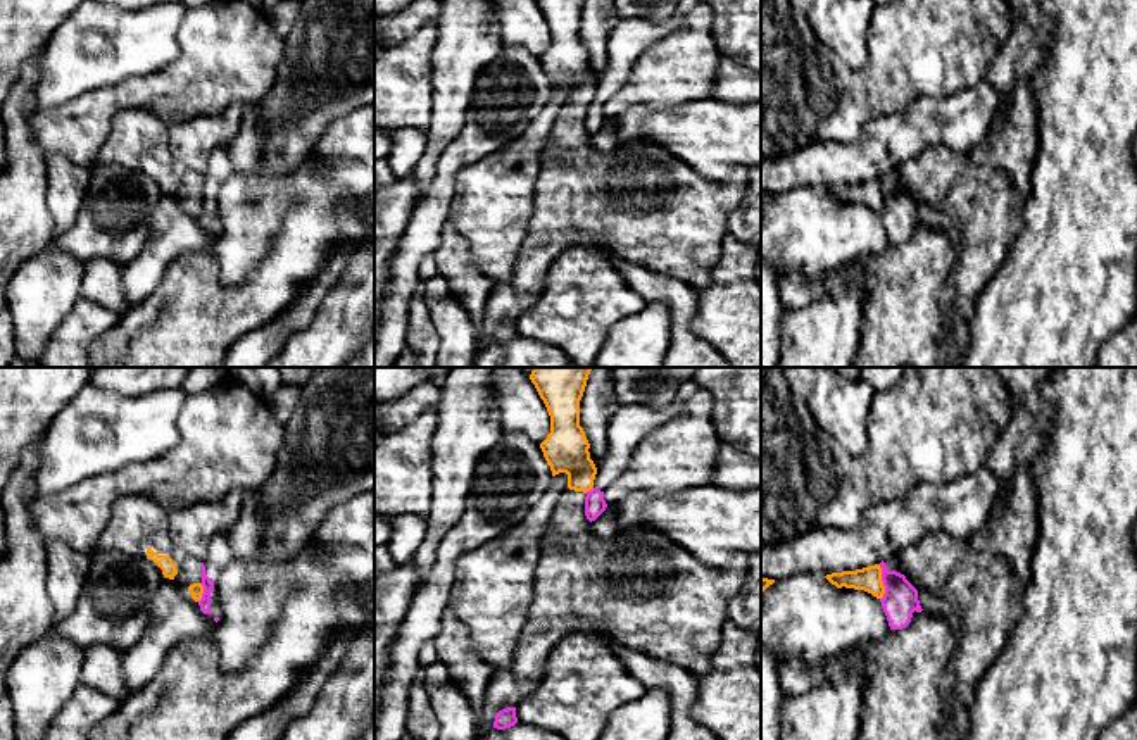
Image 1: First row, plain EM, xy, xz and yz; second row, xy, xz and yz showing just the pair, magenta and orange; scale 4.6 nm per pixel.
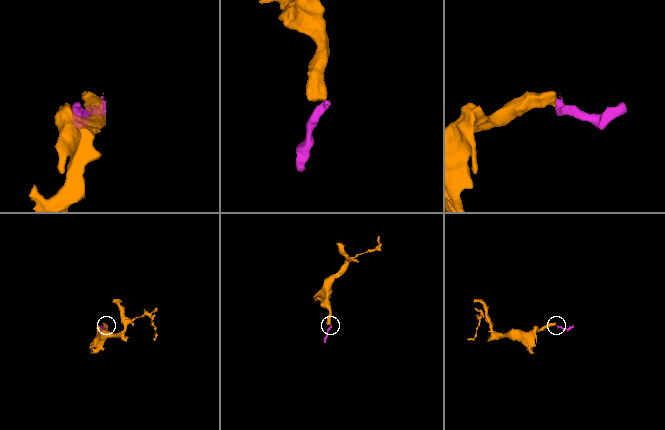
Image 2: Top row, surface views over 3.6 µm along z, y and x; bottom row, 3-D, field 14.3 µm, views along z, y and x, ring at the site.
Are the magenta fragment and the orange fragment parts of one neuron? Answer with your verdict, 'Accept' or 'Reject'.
Reject

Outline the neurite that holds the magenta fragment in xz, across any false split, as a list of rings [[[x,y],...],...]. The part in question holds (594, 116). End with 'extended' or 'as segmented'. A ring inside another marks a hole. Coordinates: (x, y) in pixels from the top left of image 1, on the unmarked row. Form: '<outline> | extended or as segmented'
[[[680,0],[675,14],[661,24],[645,19],[618,19],[609,38],[607,67],[599,76],[594,102],[585,110],[585,129],[590,136],[606,124],[604,103],[626,85],[638,57],[678,28],[697,2]]] | extended

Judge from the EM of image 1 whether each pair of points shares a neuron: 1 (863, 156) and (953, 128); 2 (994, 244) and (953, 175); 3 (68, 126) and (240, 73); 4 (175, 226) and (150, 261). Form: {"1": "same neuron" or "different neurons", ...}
{"1": "same neuron", "2": "same neuron", "3": "same neuron", "4": "same neuron"}

